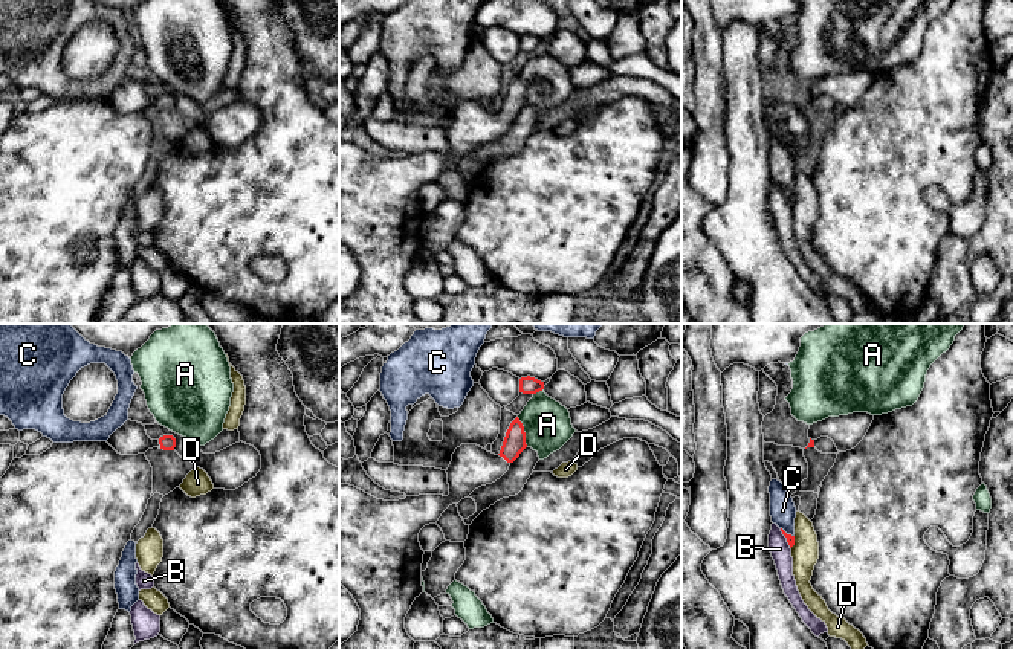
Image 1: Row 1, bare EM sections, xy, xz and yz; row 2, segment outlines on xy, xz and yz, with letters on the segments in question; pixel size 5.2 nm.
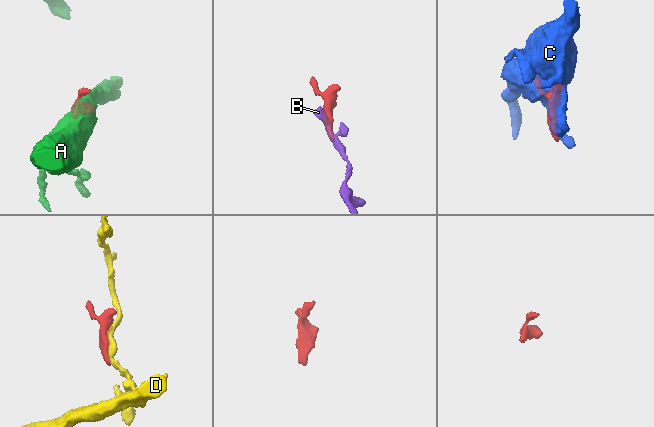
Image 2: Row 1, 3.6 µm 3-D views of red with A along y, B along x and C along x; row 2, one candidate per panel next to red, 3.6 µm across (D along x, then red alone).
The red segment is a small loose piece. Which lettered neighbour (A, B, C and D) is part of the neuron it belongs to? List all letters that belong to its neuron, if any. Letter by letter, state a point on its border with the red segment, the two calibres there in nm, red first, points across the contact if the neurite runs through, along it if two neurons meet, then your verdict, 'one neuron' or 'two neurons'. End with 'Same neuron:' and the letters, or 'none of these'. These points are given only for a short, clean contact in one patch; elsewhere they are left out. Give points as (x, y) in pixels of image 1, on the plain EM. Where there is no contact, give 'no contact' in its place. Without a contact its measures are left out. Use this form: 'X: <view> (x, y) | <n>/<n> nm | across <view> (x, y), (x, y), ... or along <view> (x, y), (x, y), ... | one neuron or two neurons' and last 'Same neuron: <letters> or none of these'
A: xz (524, 90) | 120/260 nm | two neurons
B: yz (787, 197) | 50/110 nm | along yz (779, 187), (790, 206) | two neurons
C: yz (786, 191) | 50/140 nm | along yz (781, 185), (793, 194) | two neurons
D: yz (793, 200) | 50/140 nm | two neurons
Same neuron: none of these

